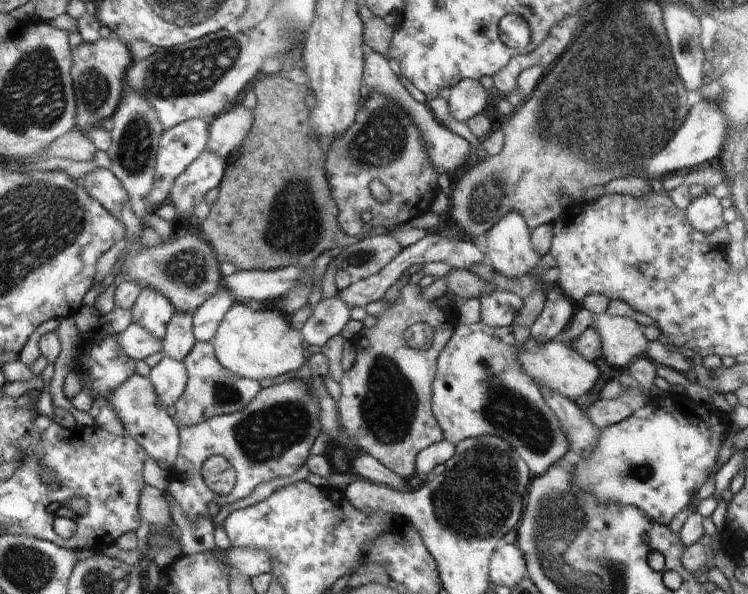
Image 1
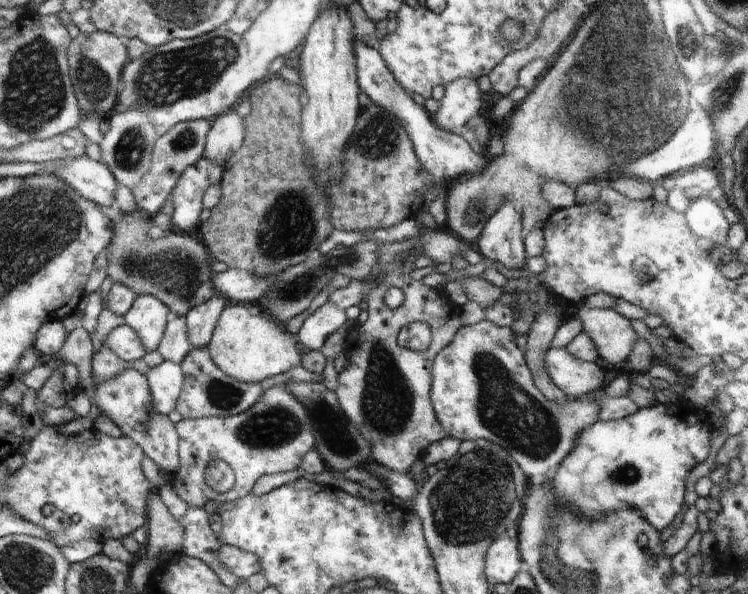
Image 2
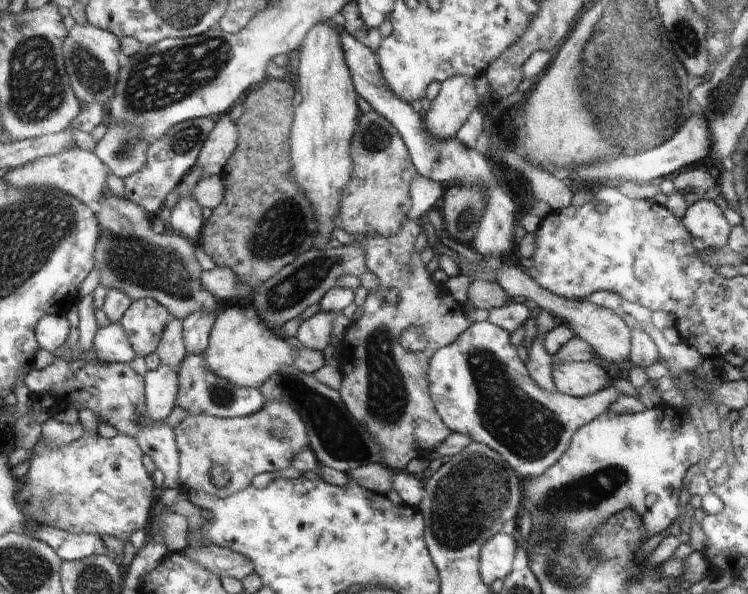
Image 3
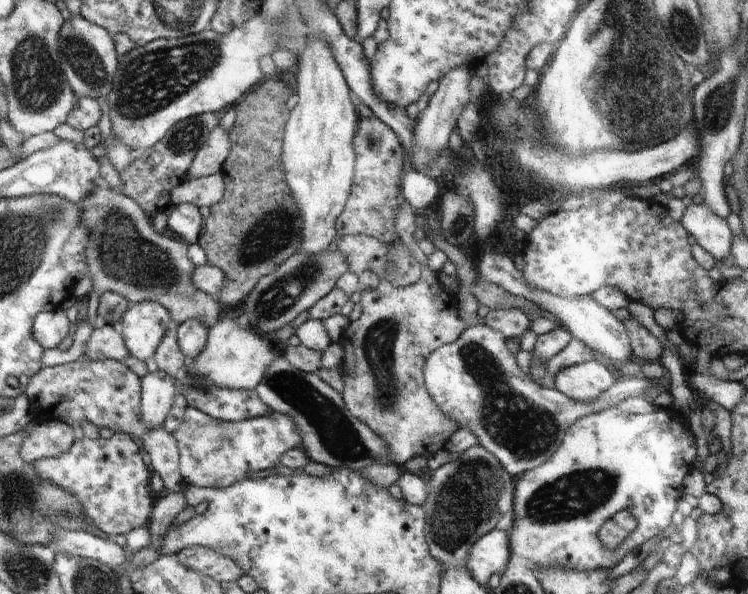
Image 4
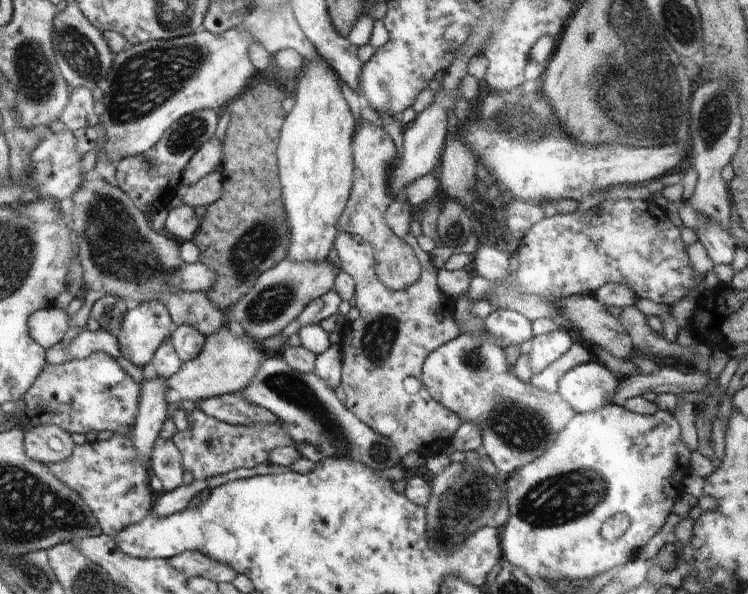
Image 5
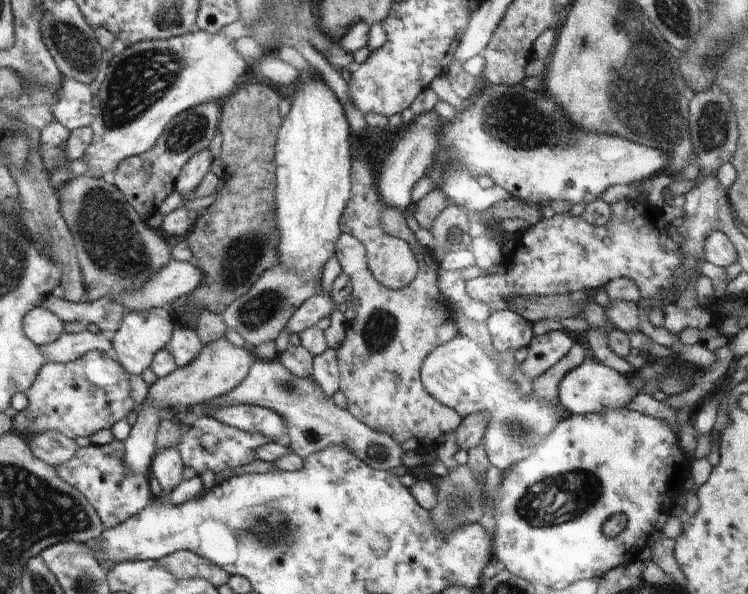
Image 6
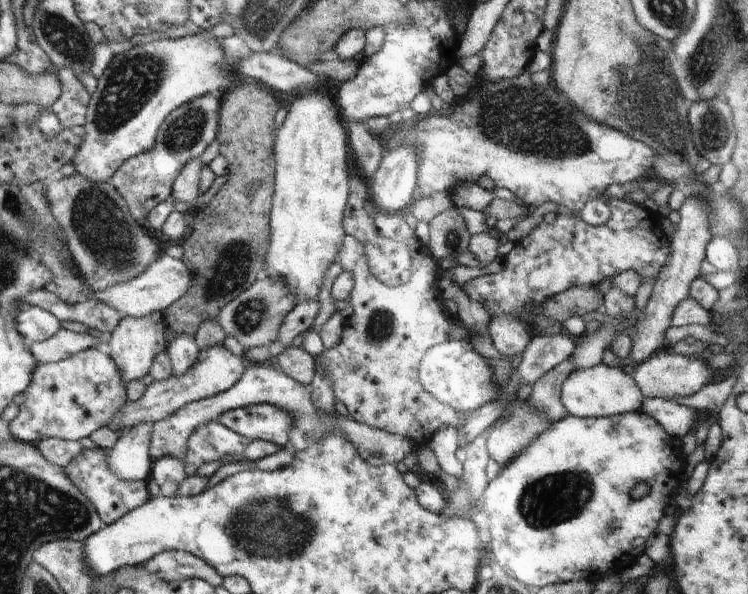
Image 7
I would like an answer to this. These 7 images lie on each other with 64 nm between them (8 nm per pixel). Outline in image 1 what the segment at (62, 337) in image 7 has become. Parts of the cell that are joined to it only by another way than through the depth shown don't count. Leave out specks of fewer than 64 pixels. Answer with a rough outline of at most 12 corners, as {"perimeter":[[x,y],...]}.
{"perimeter":[[131,323],[118,344],[132,360],[163,354],[162,340]]}

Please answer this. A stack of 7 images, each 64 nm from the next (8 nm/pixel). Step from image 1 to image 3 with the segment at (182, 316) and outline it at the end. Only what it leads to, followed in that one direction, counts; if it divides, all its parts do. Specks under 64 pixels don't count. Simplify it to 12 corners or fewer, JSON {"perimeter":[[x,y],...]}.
{"perimeter":[[170,319],[155,350],[176,370],[188,355],[182,323]]}

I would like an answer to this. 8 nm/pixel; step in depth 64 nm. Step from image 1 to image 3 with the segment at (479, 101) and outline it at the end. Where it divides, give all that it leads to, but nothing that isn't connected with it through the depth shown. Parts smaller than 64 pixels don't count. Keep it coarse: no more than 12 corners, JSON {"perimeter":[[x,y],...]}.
{"perimeter":[[474,80],[441,82],[426,130],[453,138],[478,105]]}

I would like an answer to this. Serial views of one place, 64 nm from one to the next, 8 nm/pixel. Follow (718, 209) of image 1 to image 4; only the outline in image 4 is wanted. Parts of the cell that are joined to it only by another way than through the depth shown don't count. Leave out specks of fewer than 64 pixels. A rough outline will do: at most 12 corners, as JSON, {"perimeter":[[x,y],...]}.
{"perimeter":[[708,206],[686,207],[681,226],[716,260],[730,256],[732,231]]}

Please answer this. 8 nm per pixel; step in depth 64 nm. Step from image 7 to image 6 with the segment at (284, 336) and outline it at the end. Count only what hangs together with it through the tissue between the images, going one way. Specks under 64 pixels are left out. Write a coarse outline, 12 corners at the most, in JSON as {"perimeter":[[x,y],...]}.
{"perimeter":[[330,294],[308,298],[288,320],[286,329],[301,334],[336,312]]}

